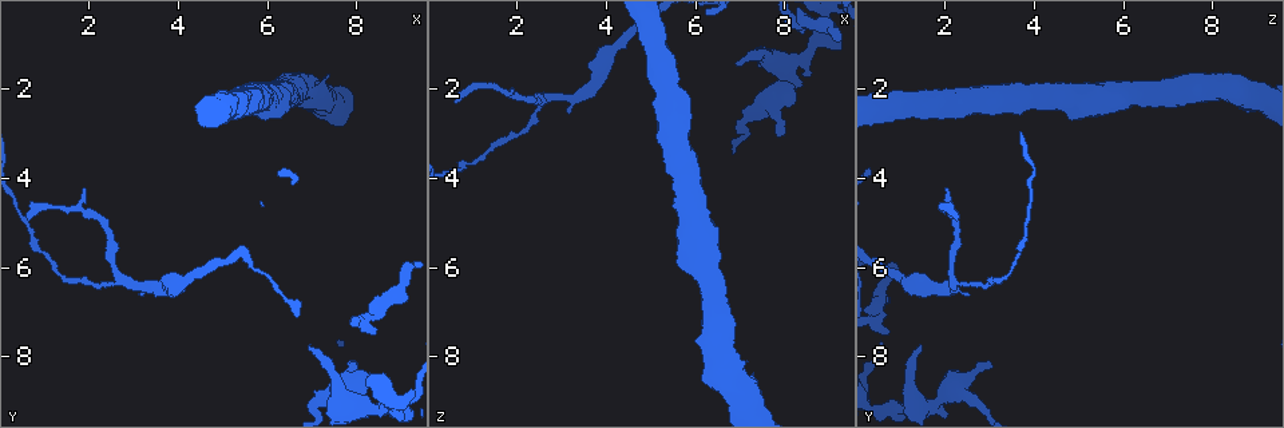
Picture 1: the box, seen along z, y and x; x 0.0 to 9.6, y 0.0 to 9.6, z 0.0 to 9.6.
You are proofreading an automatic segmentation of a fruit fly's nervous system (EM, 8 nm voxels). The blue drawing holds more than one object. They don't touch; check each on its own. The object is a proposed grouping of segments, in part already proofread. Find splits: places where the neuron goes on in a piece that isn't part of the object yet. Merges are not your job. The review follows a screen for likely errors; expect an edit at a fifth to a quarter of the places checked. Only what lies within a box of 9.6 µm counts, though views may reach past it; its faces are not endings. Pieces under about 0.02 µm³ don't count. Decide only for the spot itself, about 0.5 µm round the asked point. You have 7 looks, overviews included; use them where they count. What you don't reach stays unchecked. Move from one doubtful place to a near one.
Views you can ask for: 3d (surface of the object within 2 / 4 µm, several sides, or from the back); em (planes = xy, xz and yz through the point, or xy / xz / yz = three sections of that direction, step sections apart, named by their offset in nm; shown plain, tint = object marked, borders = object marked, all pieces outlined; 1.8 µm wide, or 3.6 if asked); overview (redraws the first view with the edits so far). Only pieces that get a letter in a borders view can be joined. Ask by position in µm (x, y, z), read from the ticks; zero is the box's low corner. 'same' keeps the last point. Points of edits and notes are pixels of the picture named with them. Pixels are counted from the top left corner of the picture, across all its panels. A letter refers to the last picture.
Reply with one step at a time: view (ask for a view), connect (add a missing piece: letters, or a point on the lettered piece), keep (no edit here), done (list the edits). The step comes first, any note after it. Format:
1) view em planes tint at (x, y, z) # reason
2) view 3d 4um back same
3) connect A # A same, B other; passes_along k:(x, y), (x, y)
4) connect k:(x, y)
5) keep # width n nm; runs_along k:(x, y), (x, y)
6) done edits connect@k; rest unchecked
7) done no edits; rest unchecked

view em planes tint at (8.30, 9.10, 1.35) # sudden change in width

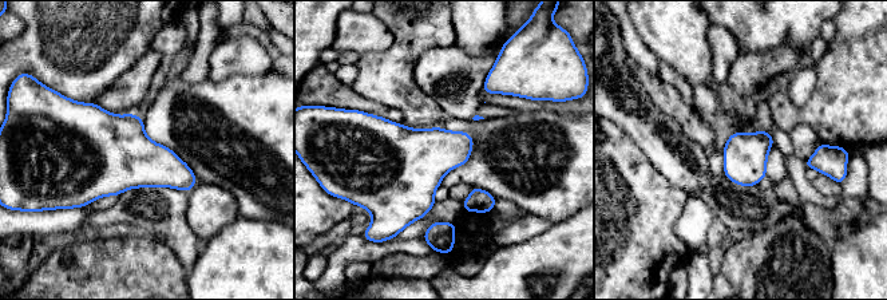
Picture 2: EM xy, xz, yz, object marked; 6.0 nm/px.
view em planes borders same

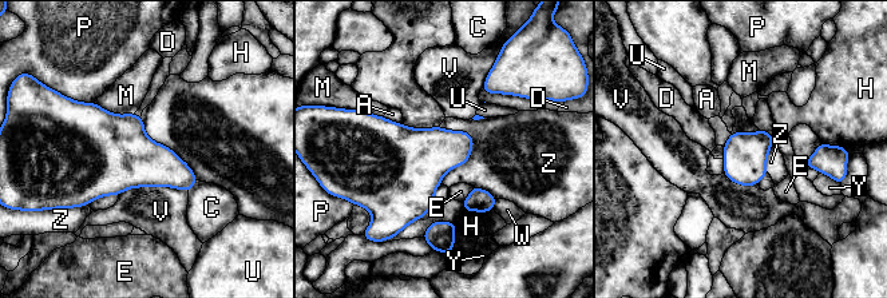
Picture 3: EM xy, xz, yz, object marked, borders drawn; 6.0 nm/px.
keep # A other, C other, D other, E other, H other, M other, P other, U other, V other, W other, Y other, Z other; border 3:(470, 132), (470, 157), (440, 183); none of them fits

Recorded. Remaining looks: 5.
view em xz step 16 borders at (8.40, 7.45, 0.70) # branch stops here

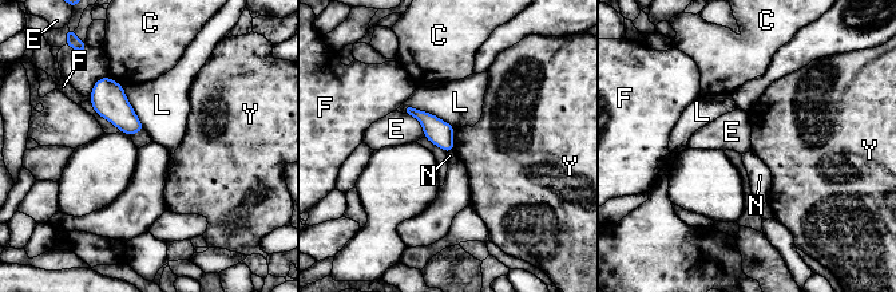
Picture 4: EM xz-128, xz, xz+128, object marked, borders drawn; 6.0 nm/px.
keep # C other, E other, F other, L other, N other, Y other; border 4:(455, 127), (452, 150); none of them fits

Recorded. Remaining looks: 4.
view em planes tint at (0.65, 4.80, 2.30) # tapers out

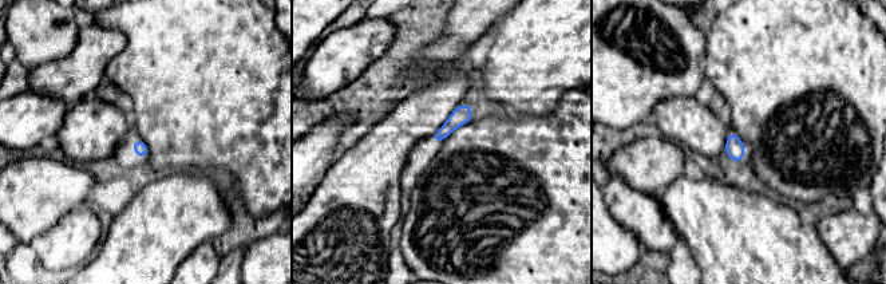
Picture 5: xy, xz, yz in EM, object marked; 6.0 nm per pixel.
view em planes borders same

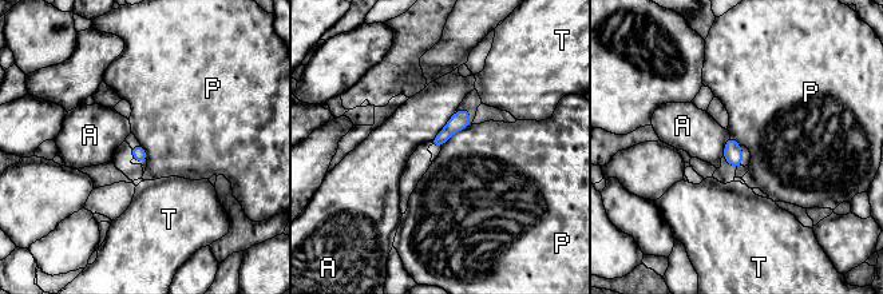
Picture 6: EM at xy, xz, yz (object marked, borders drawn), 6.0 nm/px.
keep # A other, P other, T other; border 6:(467, 126), (455, 131), (440, 146); no lettered piece goes on from it

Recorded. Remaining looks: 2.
done no edits; rest unchecked

